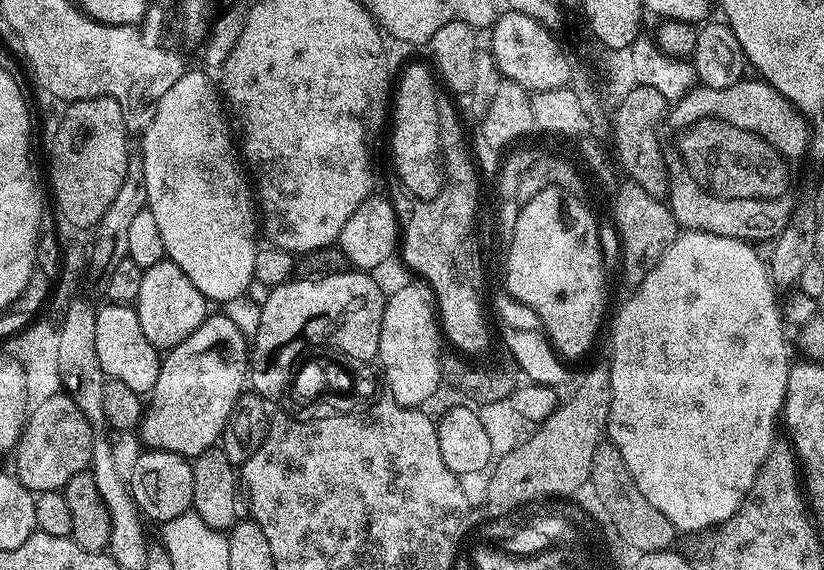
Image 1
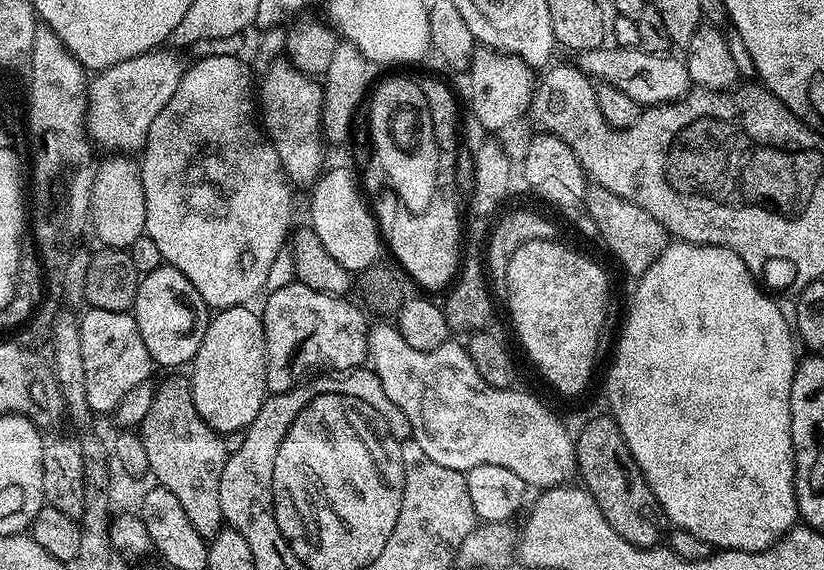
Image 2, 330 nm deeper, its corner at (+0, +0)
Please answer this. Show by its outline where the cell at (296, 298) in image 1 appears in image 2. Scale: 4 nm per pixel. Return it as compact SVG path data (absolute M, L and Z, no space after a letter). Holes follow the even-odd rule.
M295 282L282 286L282 290L267 293L266 299L268 301L264 304L262 319L264 321L264 355L268 358L267 391L269 393L287 392L293 387L295 380L292 379L299 374L300 368L308 368L311 364L329 364L332 368L344 368L340 370L356 370L363 365L360 364L363 360L365 363L369 359L369 317L355 303L352 305L351 299L322 294L318 290L310 290L310 286Z

